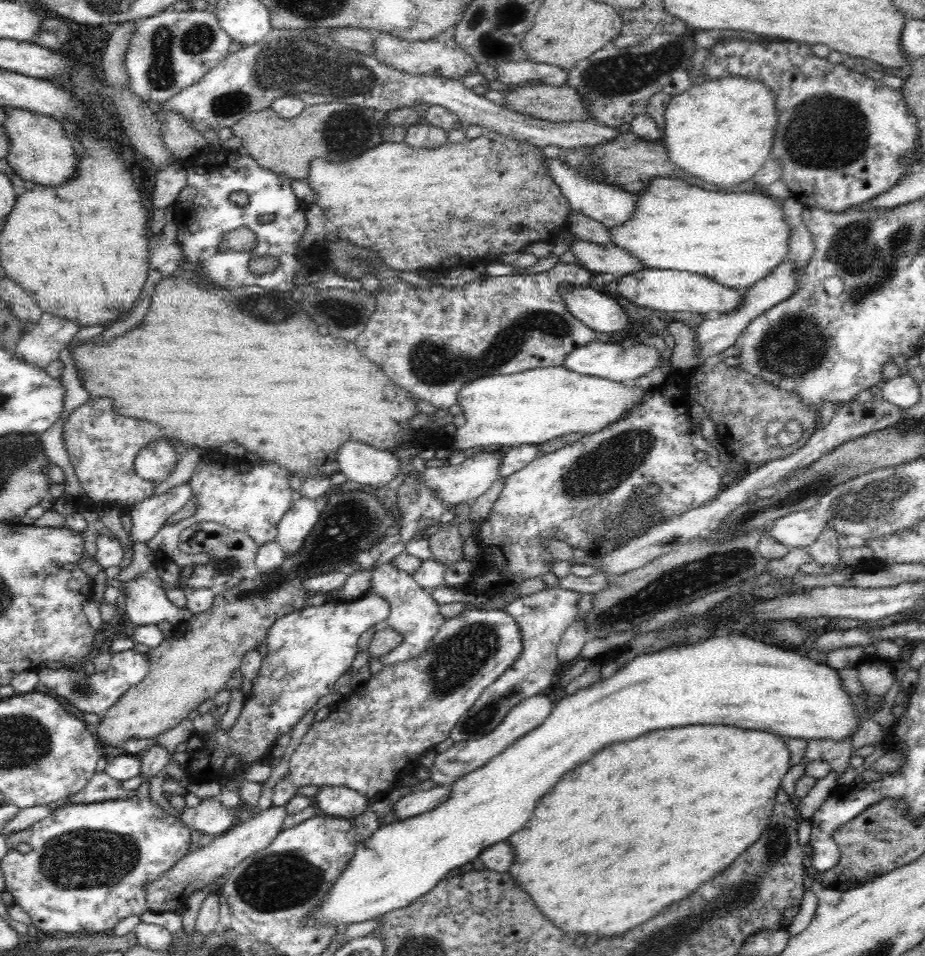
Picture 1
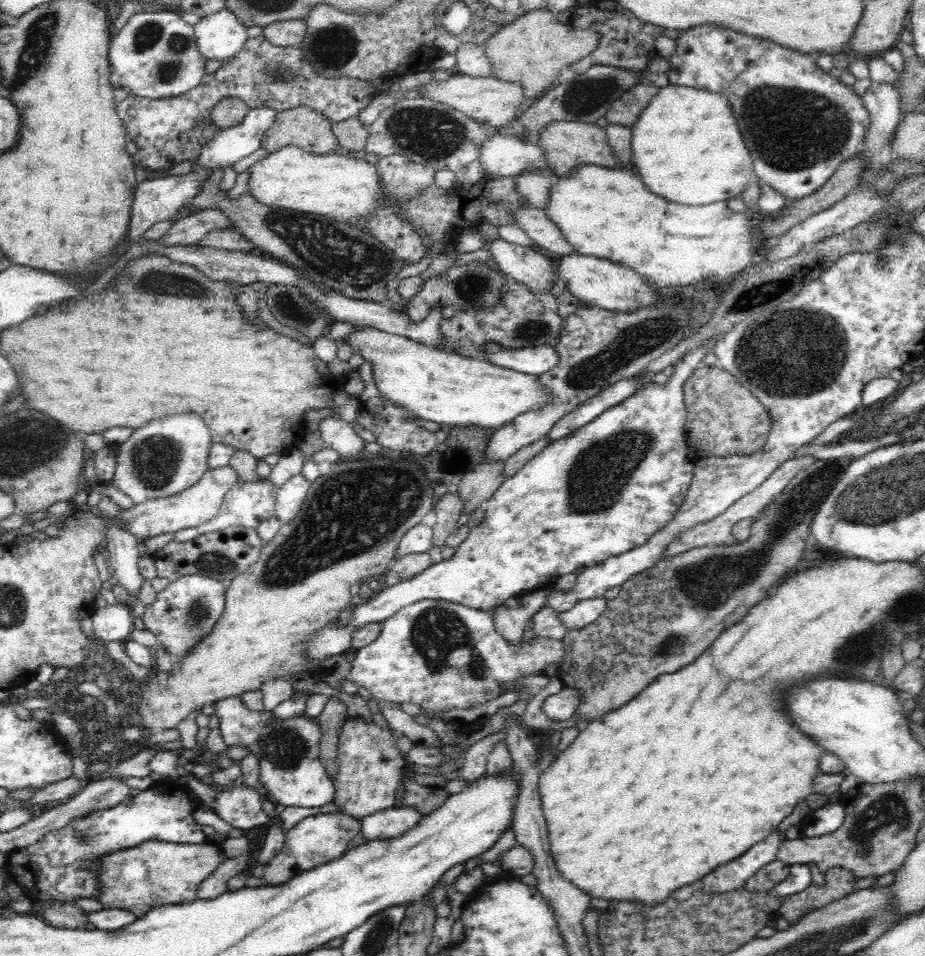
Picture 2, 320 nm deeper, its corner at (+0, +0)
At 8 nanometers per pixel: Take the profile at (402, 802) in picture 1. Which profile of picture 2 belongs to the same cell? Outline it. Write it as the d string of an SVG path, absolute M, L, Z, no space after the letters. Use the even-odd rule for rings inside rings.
M404 806L395 809L388 807L361 818L362 836L368 842L390 842L394 838L404 836L406 832L412 832L421 819L420 813L414 809Z

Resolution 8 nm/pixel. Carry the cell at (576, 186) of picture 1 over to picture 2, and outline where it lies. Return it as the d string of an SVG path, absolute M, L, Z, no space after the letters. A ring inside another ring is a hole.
M498 132L481 145L476 159L490 177L514 177L526 168L546 168L544 153L534 142L525 144Z

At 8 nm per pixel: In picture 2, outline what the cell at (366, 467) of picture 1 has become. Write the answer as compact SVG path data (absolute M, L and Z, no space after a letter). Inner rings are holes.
M330 416L320 420L317 431L323 446L336 450L338 454L341 454L342 459L356 450L362 449L364 444L351 423L347 423L340 417Z

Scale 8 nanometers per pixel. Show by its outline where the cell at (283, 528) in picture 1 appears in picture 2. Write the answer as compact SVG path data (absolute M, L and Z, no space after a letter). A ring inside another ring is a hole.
M300 472L290 476L284 484L277 488L274 515L282 525L290 522L298 514L310 485L310 481Z

